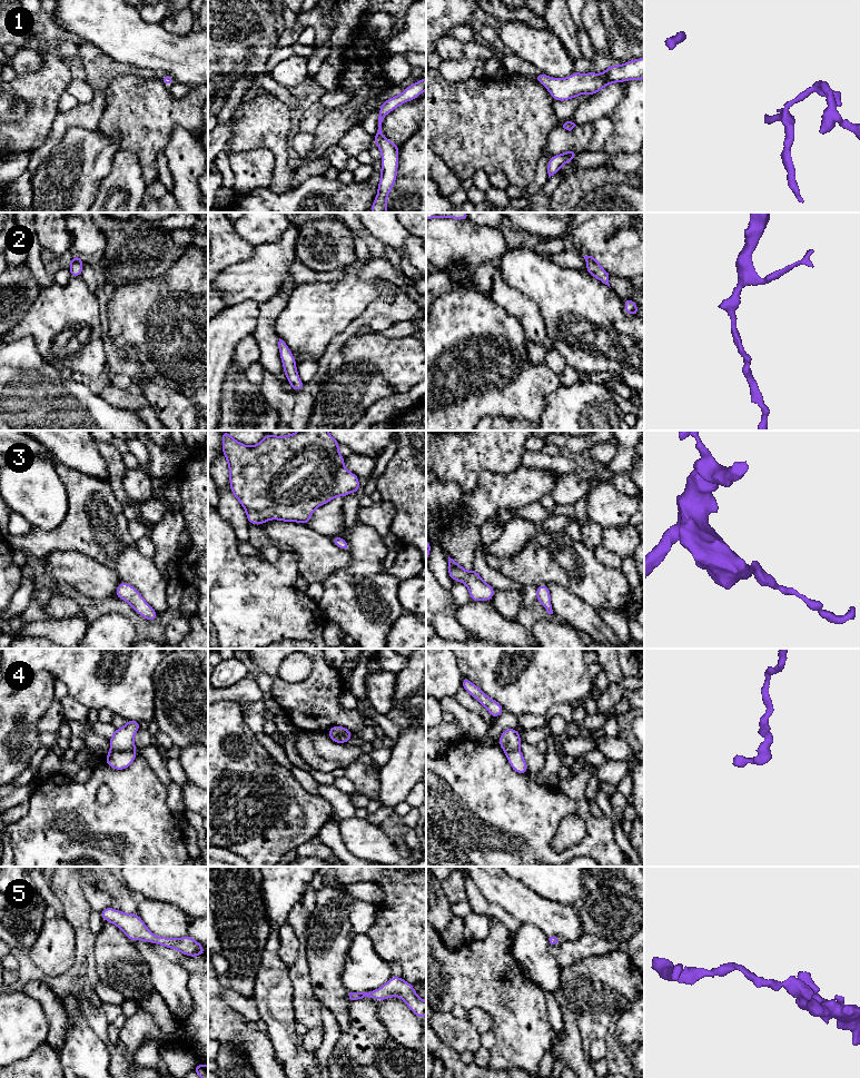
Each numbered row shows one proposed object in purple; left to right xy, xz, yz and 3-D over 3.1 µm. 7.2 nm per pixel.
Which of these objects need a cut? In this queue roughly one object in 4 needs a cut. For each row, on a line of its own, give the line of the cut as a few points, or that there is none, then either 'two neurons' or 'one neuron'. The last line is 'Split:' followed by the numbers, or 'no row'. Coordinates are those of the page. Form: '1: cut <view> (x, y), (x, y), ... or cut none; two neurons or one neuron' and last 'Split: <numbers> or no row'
1: cut none; one neuron
2: cut none; one neuron
3: cut none; one neuron
4: cut none; one neuron
5: cut none; one neuron
Split: no row

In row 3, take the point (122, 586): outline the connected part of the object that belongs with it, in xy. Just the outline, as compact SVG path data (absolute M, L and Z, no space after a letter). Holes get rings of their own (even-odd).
M120 582L116 589L115 597L128 602L136 613L142 615L147 621L155 621L159 614L145 601L141 594L130 584Z

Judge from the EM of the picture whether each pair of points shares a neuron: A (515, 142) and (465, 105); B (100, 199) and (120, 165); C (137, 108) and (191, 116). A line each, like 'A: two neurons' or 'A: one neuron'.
A: one neuron
B: one neuron
C: one neuron

